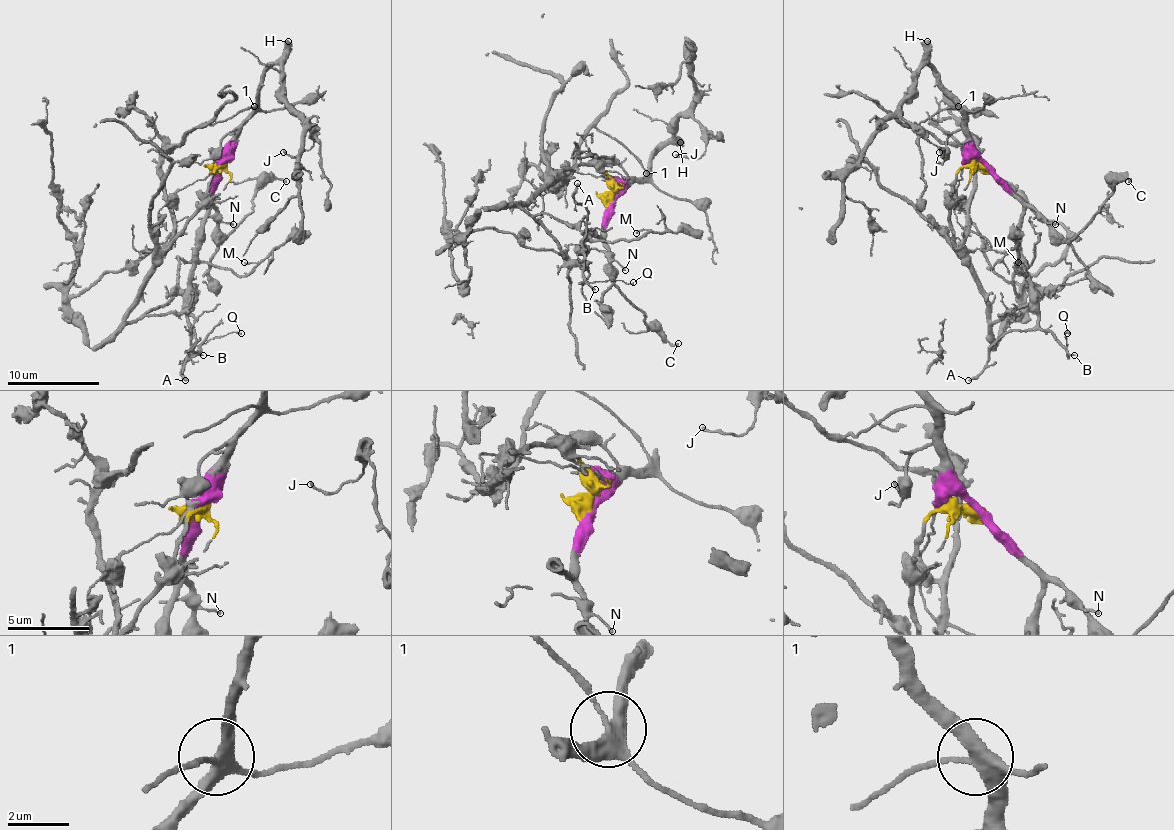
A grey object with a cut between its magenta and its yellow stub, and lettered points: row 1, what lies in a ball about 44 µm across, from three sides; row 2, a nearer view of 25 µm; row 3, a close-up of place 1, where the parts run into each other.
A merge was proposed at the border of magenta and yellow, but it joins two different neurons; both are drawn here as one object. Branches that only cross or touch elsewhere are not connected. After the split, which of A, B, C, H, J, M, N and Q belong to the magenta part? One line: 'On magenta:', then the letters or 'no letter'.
On magenta: A, B, C, H, J, M, N, Q

